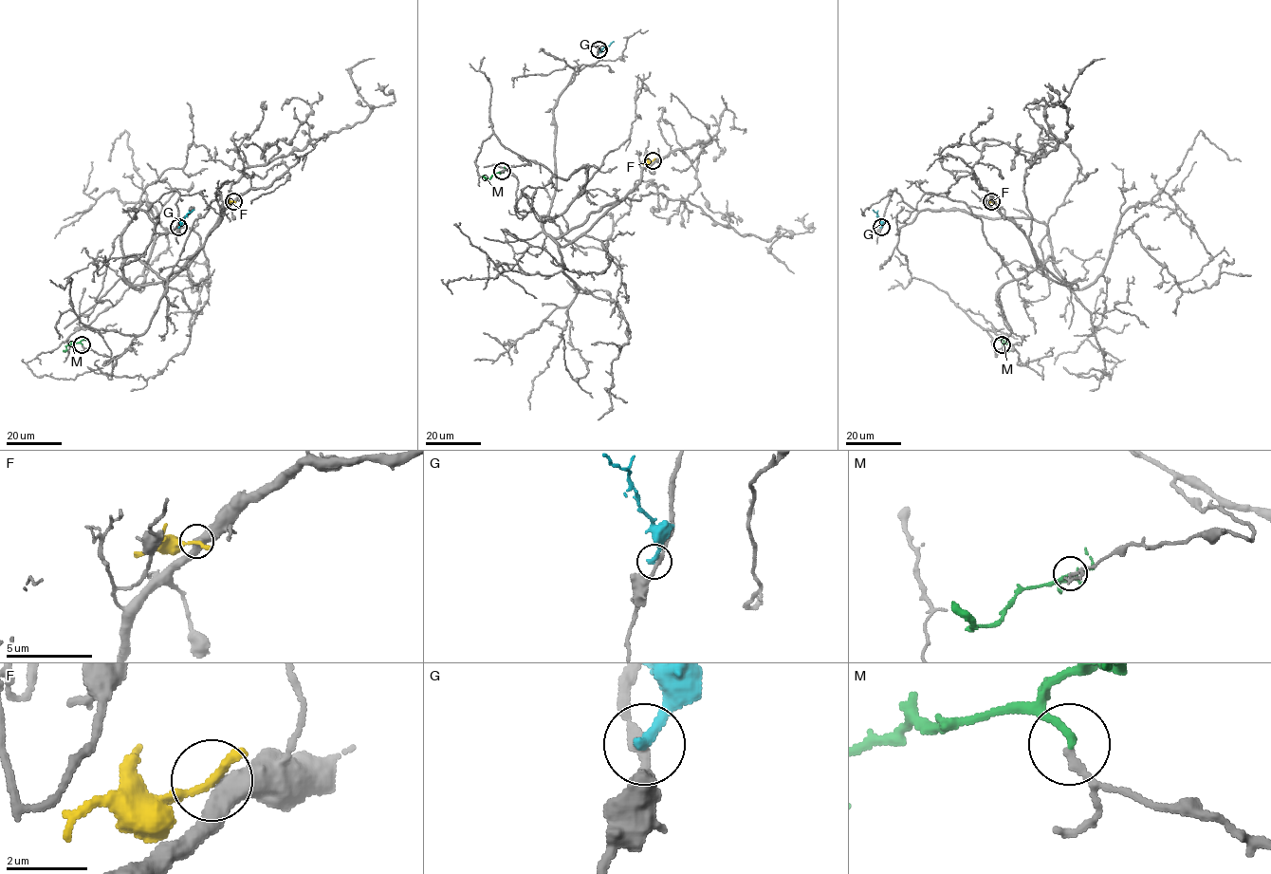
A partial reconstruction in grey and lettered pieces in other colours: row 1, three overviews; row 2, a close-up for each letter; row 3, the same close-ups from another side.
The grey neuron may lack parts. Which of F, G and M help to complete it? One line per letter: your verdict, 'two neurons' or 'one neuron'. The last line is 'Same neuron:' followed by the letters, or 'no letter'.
F: two neurons
G: two neurons
M: two neurons
Same neuron: no letter

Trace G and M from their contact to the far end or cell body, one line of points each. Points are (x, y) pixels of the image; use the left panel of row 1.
G: (178, 227), (193, 209)
M: (82, 345), (75, 343), (63, 350)

